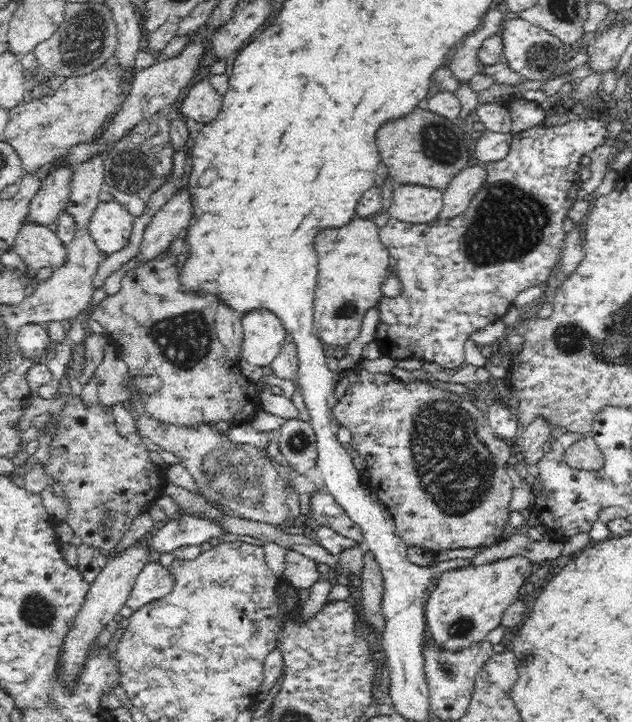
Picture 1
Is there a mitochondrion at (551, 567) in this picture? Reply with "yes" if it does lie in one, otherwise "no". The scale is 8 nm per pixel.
no

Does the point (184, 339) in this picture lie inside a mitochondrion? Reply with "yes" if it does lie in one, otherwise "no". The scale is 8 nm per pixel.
yes

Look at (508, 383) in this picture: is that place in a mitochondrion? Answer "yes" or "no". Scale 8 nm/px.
no

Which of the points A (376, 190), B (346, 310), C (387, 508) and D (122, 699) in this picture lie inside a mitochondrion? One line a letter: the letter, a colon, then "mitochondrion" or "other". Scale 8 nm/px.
A: other
B: mitochondrion
C: other
D: other

